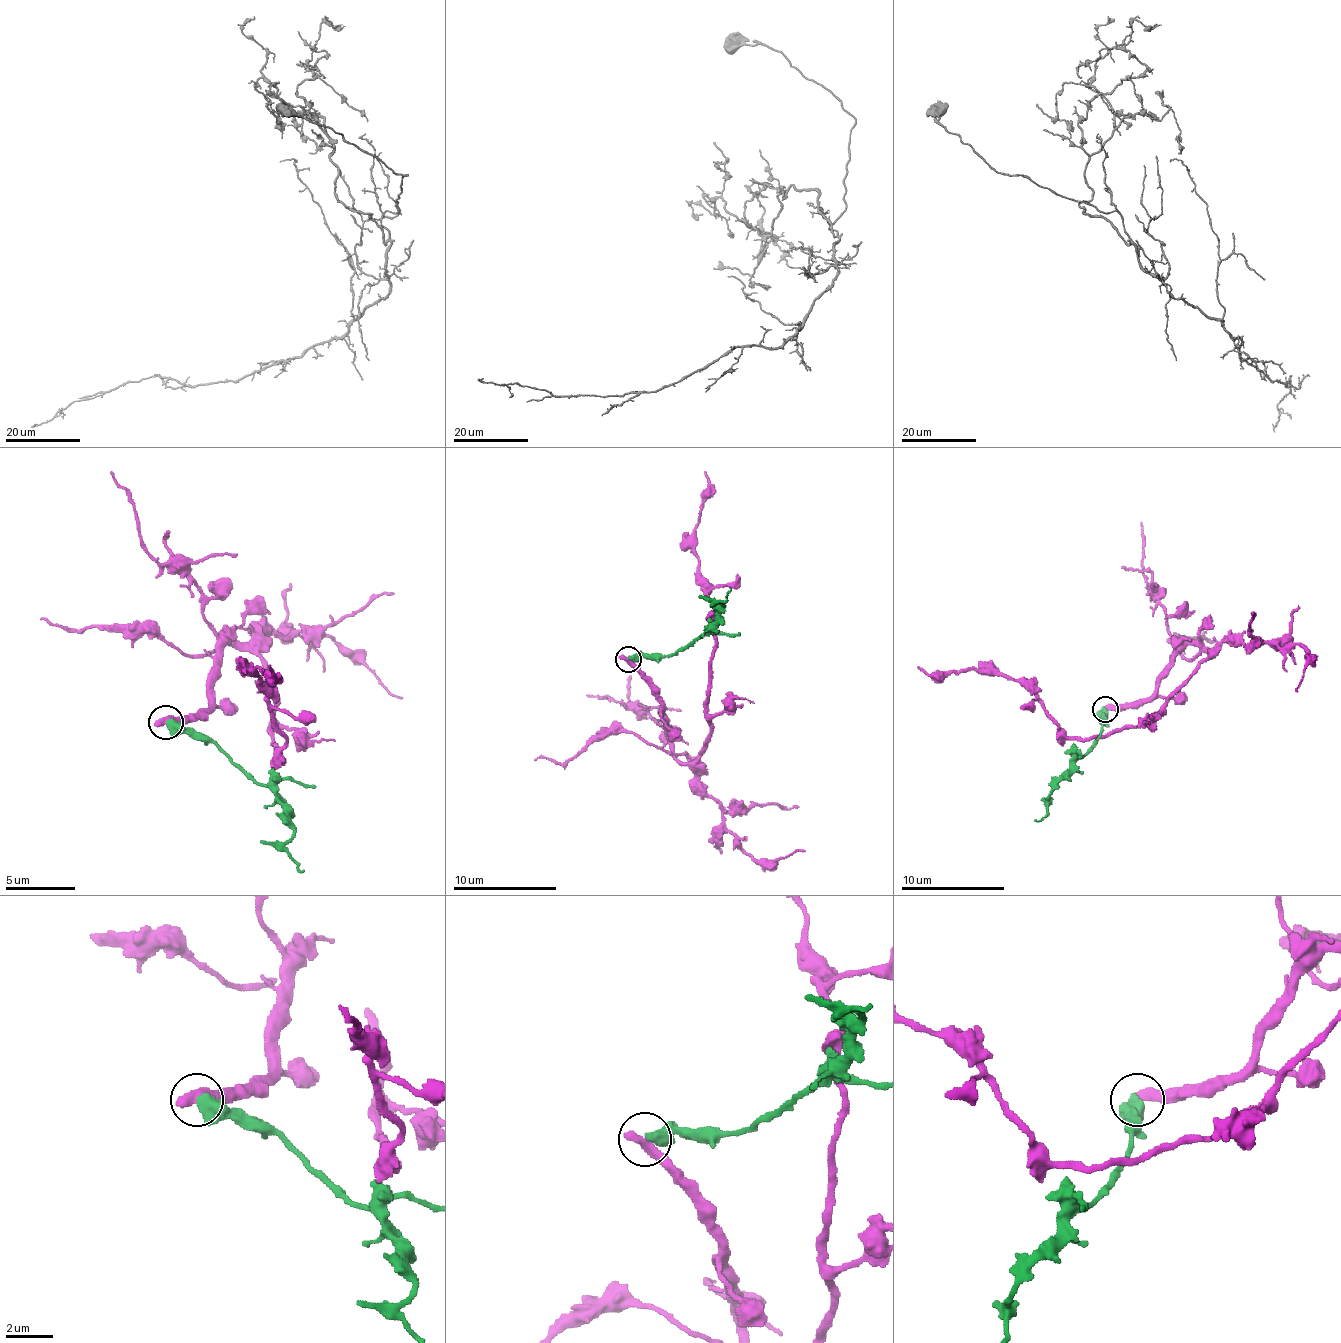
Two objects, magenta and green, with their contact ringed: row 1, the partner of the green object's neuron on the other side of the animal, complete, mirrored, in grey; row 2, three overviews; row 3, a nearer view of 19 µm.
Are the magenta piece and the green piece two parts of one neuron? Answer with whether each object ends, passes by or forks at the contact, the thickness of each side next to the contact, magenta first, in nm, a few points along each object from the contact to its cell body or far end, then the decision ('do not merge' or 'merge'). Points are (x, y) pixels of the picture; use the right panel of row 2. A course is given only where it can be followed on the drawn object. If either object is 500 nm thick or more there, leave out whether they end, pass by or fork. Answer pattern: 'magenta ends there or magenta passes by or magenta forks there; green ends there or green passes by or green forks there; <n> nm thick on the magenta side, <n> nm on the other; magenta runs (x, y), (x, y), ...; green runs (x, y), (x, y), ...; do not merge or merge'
550 nm thick on the magenta side, 500 nm on the other; magenta runs (1104, 710), (1151, 694), (1187, 645), (1208, 653), (1156, 712), (1088, 738), (1068, 736), (1018, 681), (917, 666); green runs (1104, 710), (1104, 720), (1096, 741), (1073, 764), (1055, 790), (1044, 816), (1034, 819); do not merge

